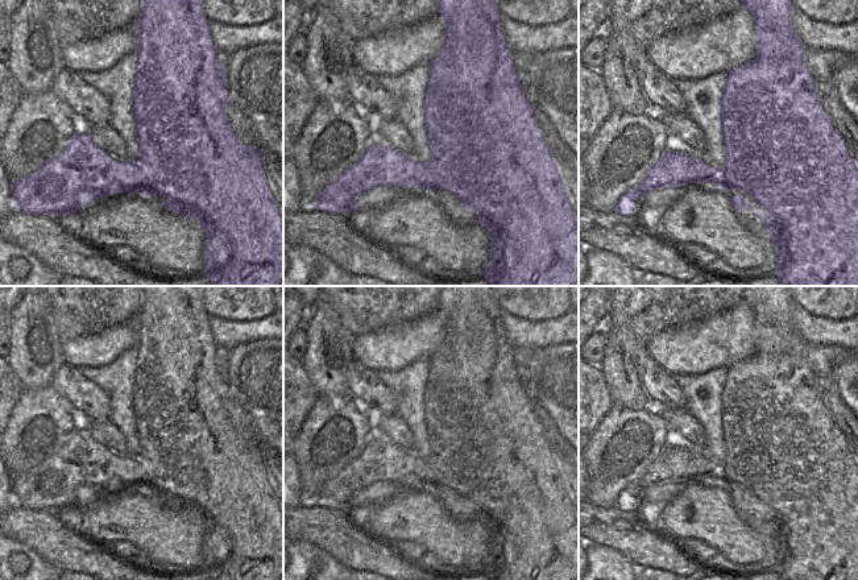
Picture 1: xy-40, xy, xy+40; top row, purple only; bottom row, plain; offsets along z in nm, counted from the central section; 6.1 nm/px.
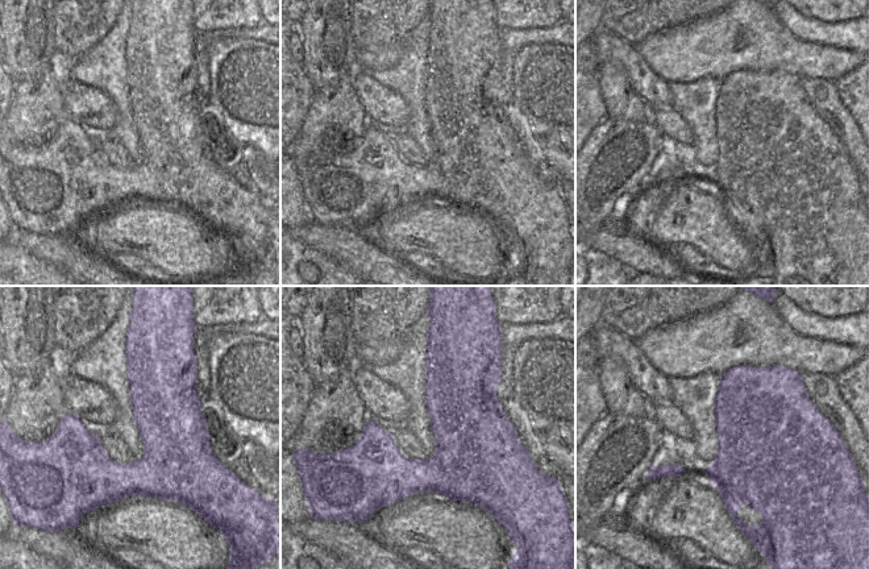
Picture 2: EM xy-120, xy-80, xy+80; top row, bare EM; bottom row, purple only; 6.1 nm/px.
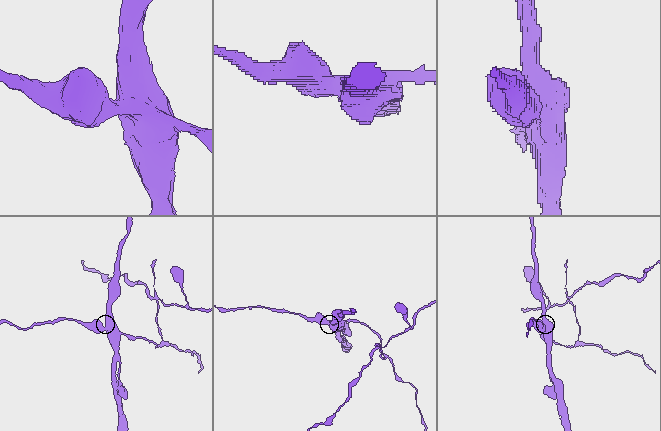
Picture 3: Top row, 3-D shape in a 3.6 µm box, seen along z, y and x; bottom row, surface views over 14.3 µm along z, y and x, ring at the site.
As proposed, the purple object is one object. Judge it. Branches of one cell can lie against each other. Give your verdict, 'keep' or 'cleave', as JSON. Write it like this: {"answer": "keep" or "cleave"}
{"answer": "cleave"}

